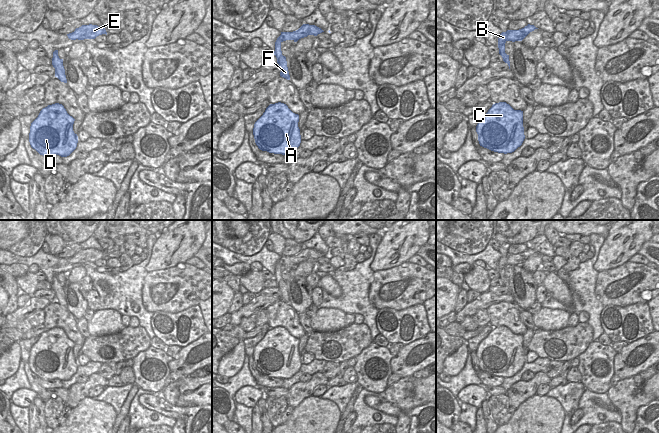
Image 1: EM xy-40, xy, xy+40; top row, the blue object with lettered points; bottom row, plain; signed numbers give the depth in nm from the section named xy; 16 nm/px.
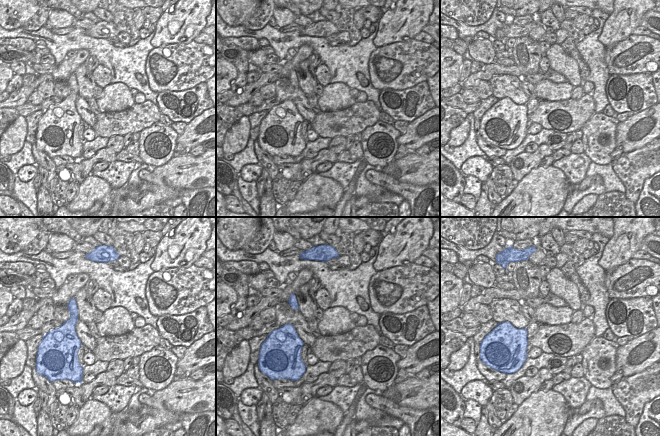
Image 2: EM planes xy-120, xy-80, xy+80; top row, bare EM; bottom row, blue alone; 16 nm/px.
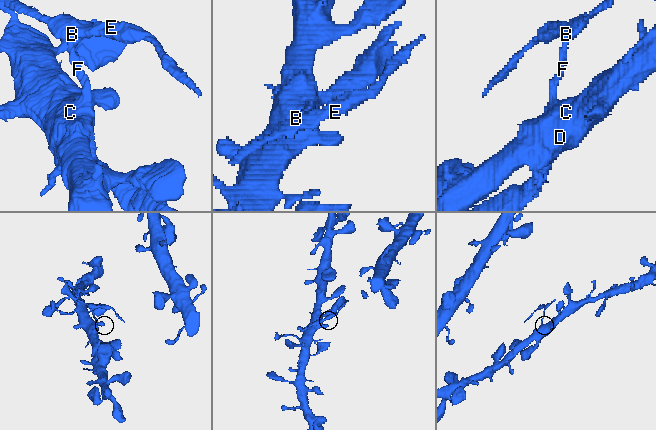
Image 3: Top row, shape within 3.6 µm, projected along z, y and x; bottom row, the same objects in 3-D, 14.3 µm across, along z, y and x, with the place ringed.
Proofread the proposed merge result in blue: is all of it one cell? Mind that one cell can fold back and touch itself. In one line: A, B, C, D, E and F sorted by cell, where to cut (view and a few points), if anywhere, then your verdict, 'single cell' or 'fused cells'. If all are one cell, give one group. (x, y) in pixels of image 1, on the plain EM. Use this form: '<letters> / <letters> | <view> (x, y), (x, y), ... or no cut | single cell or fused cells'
A C D F / B E | xy (281, 276), (277, 282) | fused cells

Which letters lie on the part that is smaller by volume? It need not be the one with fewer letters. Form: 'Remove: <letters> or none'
Remove: B, E

